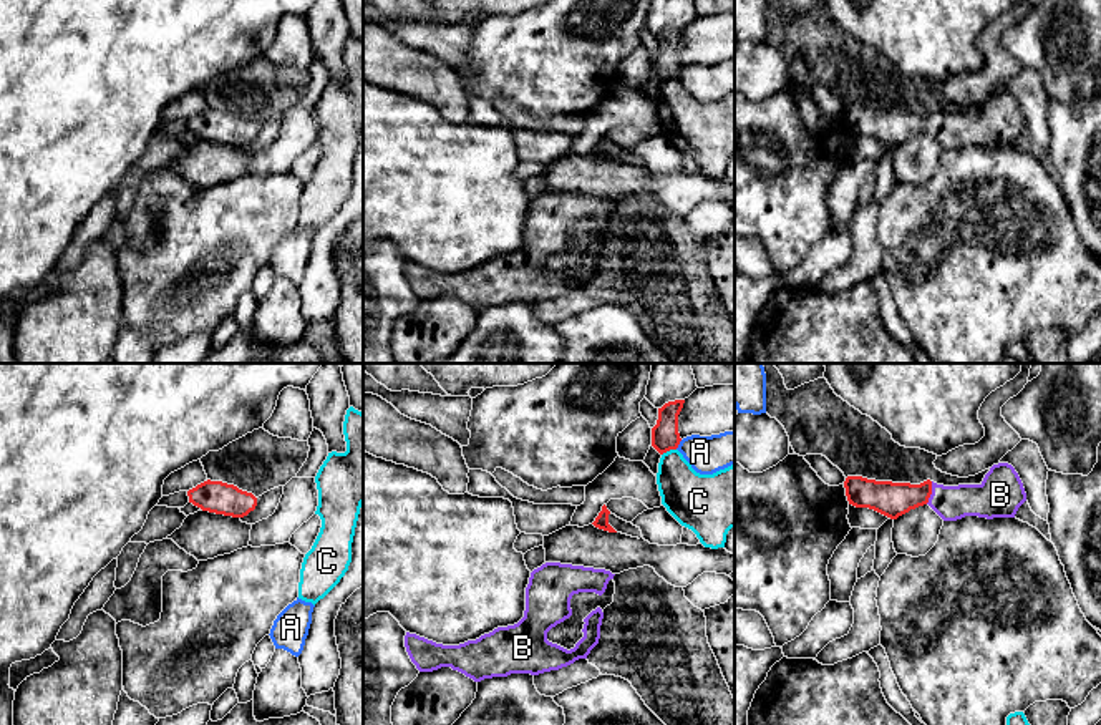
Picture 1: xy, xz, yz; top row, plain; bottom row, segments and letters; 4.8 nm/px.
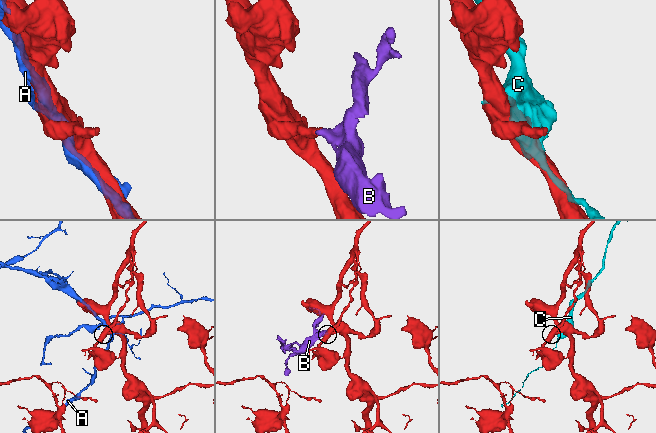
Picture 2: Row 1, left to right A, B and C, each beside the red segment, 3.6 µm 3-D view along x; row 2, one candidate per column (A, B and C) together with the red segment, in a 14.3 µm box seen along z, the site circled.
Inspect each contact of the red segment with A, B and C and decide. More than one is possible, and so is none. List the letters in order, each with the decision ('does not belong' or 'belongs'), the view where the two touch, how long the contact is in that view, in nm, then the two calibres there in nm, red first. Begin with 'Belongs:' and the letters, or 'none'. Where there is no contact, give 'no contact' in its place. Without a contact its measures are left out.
Belongs: B
A: does not belong | xz | 60 nm | 140/190 nm
B: belongs | yz | 120 nm | 170/170 nm
C: does not belong | xz | 80 nm | 140/240 nm

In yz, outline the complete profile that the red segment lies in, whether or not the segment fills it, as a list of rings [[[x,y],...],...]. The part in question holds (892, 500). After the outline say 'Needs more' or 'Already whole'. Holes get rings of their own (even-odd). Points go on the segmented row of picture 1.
[[[1008,463],[993,465],[980,484],[943,486],[930,479],[910,484],[847,476],[844,488],[849,504],[874,509],[890,519],[924,504],[943,521],[965,516],[1015,518],[1026,501],[1023,483]]]. Needs more

